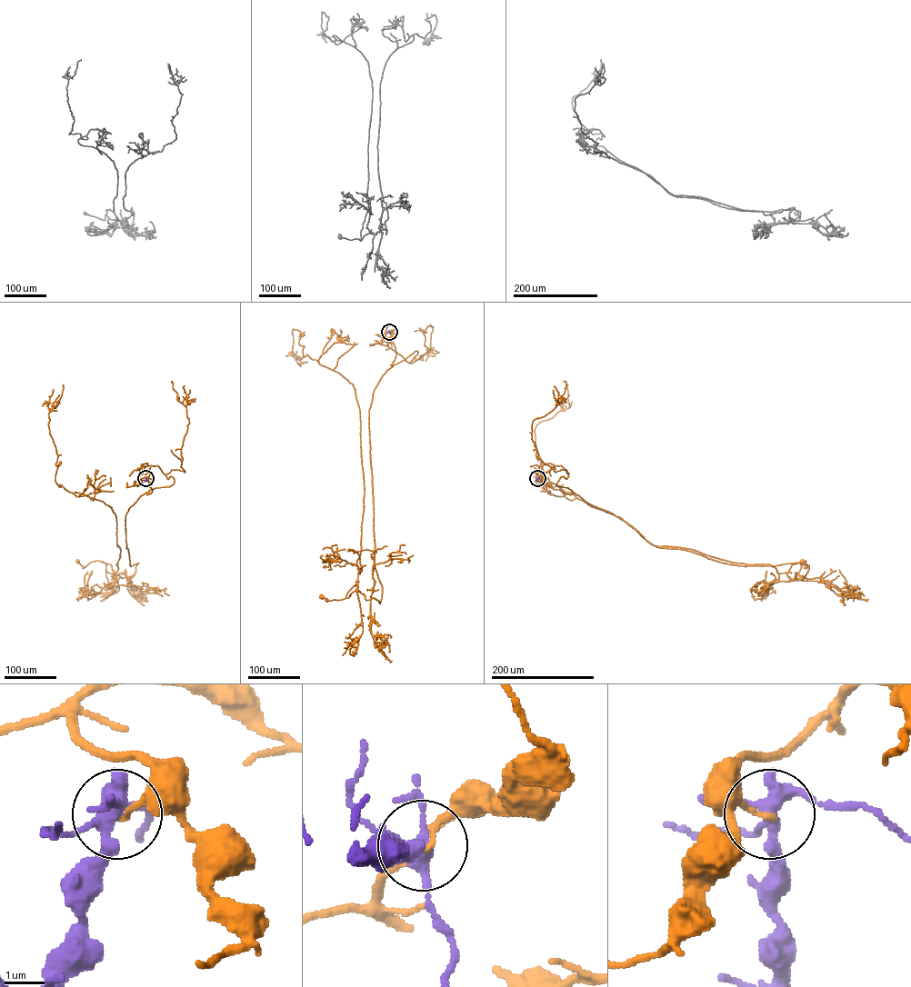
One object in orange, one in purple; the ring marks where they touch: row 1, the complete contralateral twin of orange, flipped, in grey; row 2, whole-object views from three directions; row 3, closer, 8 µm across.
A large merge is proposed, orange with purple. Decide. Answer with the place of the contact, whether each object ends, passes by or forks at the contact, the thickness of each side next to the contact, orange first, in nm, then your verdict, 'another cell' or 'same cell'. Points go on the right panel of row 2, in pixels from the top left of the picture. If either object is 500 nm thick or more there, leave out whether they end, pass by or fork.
place (537, 478); orange ends; purple forks; calibres 130 and 340 nm; another cell

